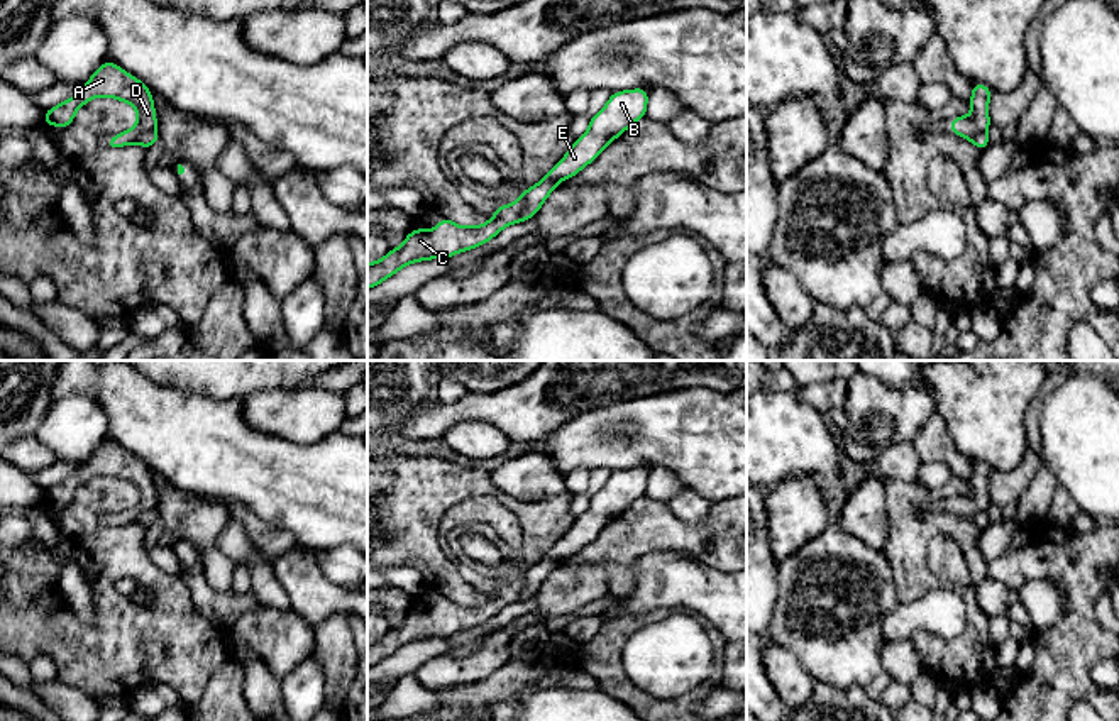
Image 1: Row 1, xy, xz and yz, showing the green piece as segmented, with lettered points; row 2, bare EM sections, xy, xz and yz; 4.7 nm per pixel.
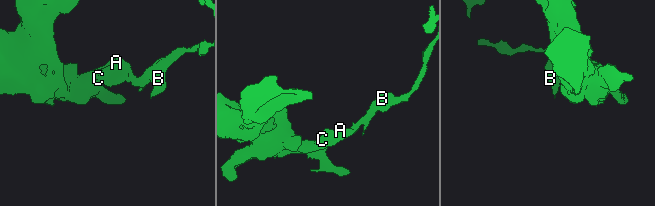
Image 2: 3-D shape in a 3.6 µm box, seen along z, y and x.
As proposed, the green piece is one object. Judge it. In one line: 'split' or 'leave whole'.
split

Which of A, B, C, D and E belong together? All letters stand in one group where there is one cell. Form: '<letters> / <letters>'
A C D / B E

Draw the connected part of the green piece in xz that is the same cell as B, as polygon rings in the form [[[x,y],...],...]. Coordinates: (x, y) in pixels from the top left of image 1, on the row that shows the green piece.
[[[647,88],[611,93],[603,110],[589,118],[587,132],[577,137],[567,154],[526,191],[521,222],[538,213],[557,183],[576,176],[638,118],[647,117],[647,102]]]

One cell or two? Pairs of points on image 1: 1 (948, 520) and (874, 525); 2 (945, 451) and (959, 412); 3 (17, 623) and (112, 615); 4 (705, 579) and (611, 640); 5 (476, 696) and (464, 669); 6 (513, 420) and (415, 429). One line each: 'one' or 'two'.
1: two
2: two
3: one
4: two
5: two
6: one

